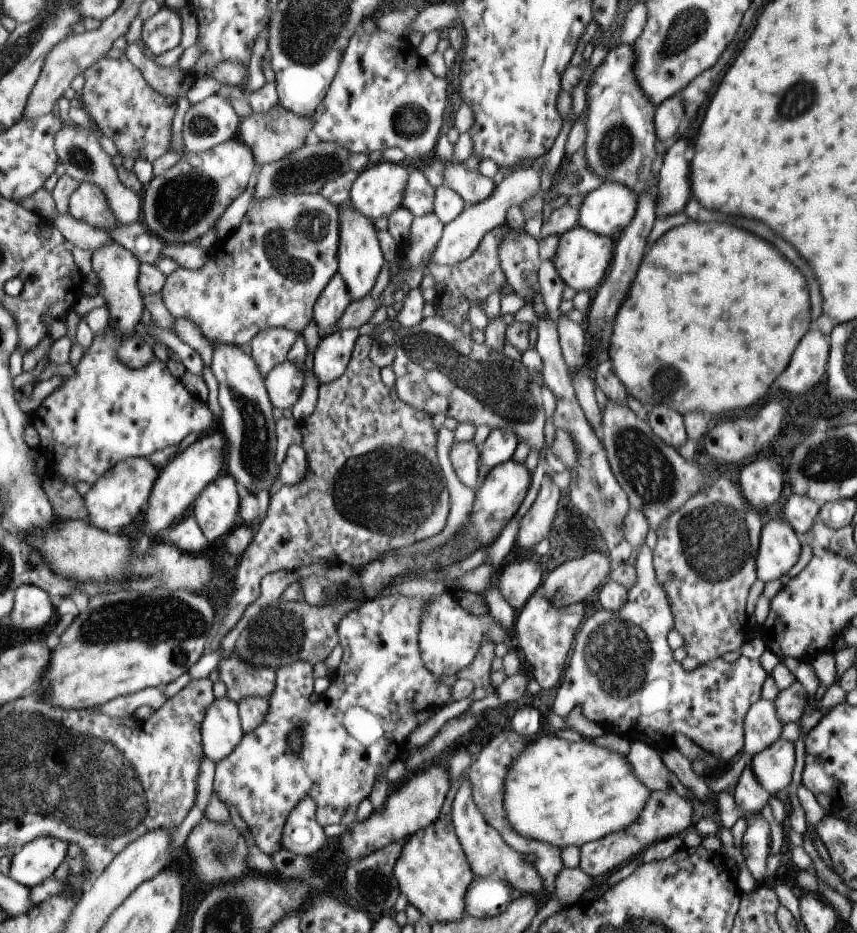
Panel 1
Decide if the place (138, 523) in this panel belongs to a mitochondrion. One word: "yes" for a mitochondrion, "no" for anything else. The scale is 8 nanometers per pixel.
no

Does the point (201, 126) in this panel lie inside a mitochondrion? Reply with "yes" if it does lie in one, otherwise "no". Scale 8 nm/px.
yes

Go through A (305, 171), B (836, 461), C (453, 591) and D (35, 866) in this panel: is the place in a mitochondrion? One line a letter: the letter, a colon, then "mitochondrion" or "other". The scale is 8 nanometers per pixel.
A: mitochondrion
B: mitochondrion
C: other
D: other

